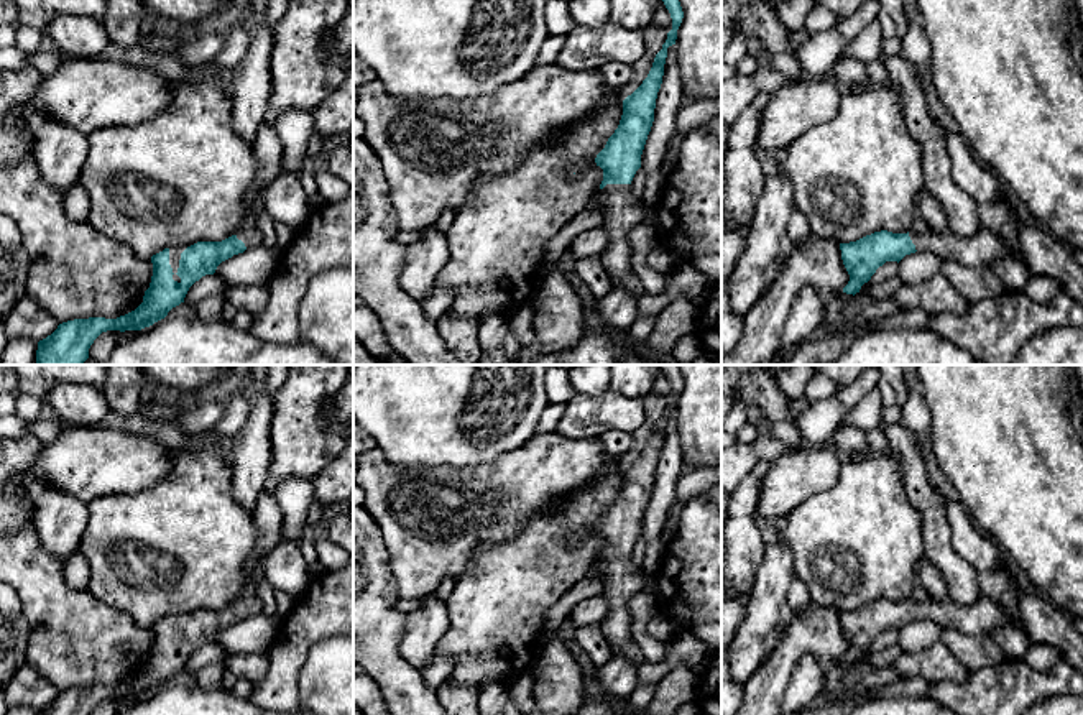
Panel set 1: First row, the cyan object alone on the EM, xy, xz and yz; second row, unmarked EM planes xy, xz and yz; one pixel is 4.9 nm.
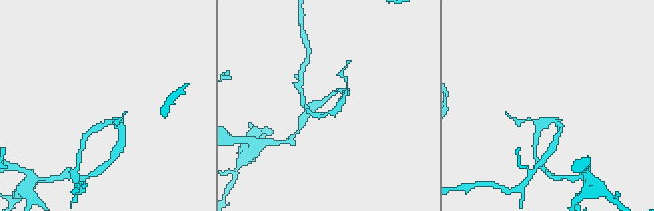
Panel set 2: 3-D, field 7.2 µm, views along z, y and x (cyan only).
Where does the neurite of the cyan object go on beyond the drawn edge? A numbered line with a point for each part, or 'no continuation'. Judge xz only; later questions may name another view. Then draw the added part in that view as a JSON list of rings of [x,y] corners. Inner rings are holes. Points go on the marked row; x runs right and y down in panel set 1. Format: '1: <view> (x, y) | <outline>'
1: xz (622, 212) | [[[606,184],[598,191],[593,209],[603,214],[603,227],[610,235],[608,248],[600,255],[613,286],[624,286],[636,298],[644,294],[631,266],[628,232],[643,224],[646,205],[631,196],[631,184]]]

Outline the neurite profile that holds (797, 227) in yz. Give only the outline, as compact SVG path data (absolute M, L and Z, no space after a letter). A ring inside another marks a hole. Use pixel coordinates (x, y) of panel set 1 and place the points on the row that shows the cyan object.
M797 209L792 210L787 222L787 235L792 245L802 247L810 238L810 227L804 214Z

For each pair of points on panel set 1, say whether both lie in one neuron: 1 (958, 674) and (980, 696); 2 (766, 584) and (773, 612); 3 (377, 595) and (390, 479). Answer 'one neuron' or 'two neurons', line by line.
1: two neurons
2: one neuron
3: two neurons

